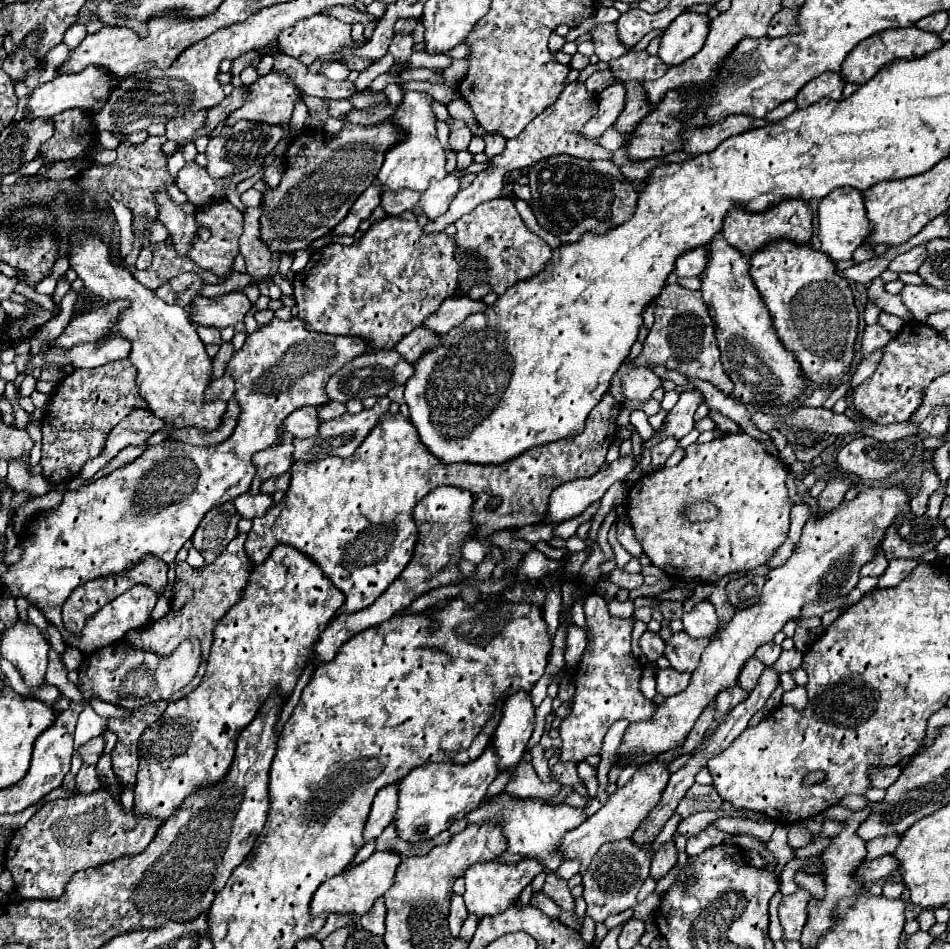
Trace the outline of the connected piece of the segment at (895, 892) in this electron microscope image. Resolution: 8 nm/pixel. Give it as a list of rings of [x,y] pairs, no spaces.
[[[887,880],[883,882],[883,896],[887,898],[899,898],[905,890],[905,884],[903,882],[893,882],[893,880]]]

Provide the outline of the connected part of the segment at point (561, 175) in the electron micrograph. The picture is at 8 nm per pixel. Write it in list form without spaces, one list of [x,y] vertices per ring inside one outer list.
[[[549,156],[529,170],[531,210],[541,228],[557,236],[563,244],[581,240],[583,232],[607,232],[625,222],[635,212],[637,190],[631,182],[597,172],[587,160],[573,156]]]

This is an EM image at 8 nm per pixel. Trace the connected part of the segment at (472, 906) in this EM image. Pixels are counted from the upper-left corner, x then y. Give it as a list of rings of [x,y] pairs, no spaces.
[[[523,858],[517,864],[505,864],[505,862],[483,862],[483,864],[473,864],[467,868],[465,872],[465,882],[467,882],[467,890],[463,894],[467,910],[477,914],[479,918],[483,916],[491,916],[491,914],[499,914],[505,912],[507,908],[515,906],[519,900],[521,890],[533,882],[533,878],[537,874],[543,872],[543,864],[537,864],[537,860],[529,860]]]

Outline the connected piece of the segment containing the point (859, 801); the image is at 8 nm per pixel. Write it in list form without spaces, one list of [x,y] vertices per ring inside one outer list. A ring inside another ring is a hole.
[[[845,796],[841,800],[841,806],[849,808],[851,812],[857,812],[857,810],[863,810],[867,806],[867,798],[865,796]]]

